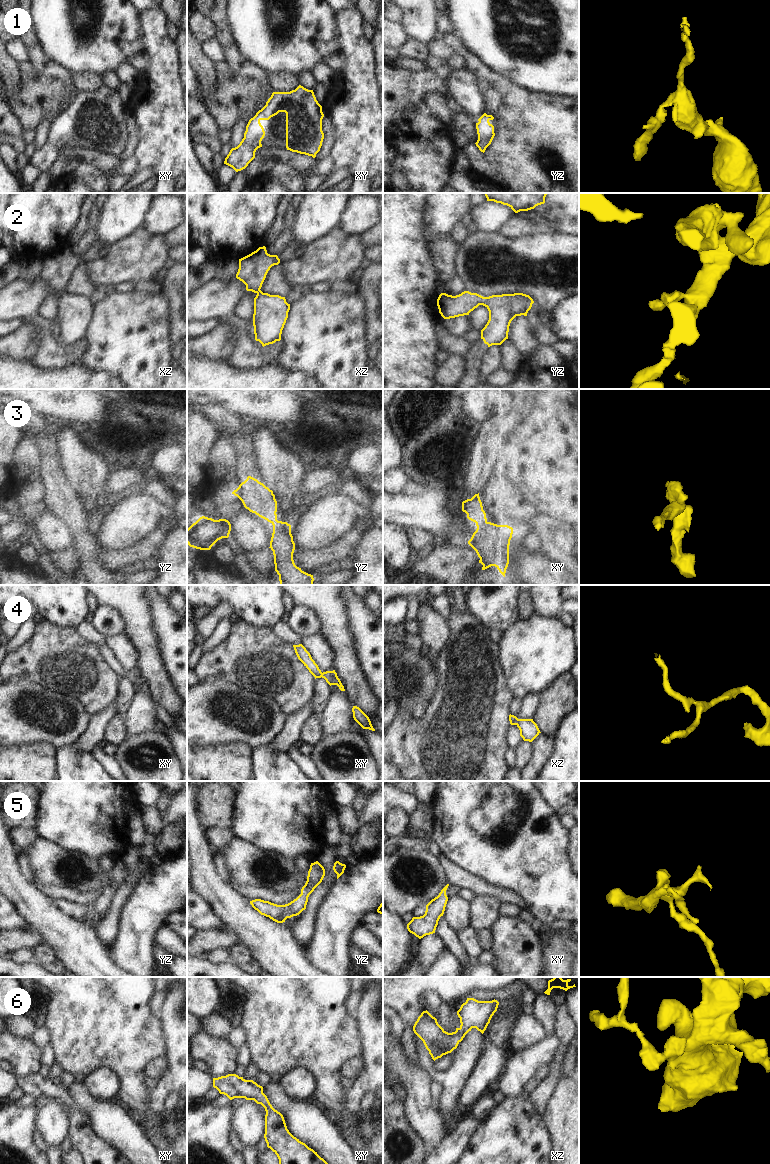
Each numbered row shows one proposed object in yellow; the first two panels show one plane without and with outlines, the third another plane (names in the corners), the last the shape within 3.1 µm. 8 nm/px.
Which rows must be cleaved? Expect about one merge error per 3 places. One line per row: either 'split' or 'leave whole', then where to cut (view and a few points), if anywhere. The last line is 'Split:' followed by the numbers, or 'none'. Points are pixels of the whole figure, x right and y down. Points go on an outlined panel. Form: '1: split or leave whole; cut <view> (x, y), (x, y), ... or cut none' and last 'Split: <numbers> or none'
1: leave whole; cut none
2: leave whole; cut none
3: leave whole; cut none
4: leave whole; cut none
5: leave whole; cut none
6: leave whole; cut none
Split: none

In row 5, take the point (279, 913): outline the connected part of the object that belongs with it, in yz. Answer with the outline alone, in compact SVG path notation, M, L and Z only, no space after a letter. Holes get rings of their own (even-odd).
M316 861L310 865L307 881L301 889L301 894L290 903L277 905L269 901L255 899L250 901L250 904L261 915L269 917L277 923L283 923L287 918L297 916L306 909L309 895L322 882L324 876L324 867Z

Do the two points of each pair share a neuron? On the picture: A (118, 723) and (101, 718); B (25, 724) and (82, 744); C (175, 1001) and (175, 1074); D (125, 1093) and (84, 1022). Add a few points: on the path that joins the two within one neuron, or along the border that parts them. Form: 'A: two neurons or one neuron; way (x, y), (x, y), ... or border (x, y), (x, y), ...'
A: two neurons; border (116, 714), (108, 721), (103, 739)
B: two neurons; border (88, 722), (85, 731), (73, 743)
C: one neuron; way (176, 1019), (176, 1056)
D: one neuron; way (126, 1075), (126, 1064), (102, 1040)

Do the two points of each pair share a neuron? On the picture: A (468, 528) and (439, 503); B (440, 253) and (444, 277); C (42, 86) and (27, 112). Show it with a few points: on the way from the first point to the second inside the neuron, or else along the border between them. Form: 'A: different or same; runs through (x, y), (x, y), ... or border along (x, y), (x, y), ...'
A: same; runs through (459, 525), (454, 525), (441, 512)
B: same; runs through (443, 259), (444, 271)
C: same; runs through (40, 92), (29, 106)

